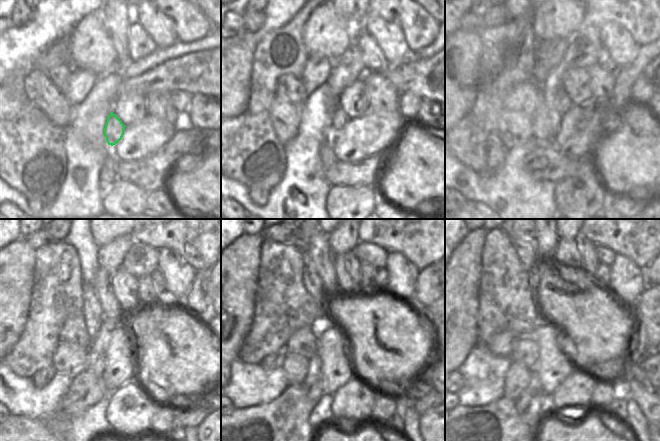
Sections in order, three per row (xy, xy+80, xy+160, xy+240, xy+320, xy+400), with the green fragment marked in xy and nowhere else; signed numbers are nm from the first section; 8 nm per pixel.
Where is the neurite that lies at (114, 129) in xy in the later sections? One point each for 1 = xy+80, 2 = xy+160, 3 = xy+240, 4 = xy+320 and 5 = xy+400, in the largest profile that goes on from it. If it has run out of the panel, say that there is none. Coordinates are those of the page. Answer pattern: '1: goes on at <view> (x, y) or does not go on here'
1: goes on at xy+80 (338, 119)
2: goes on at xy+160 (563, 102)
3: goes on at xy+240 (108, 303)
4: goes on at xy+320 (319, 251)
5: goes on at xy+400 (546, 239)

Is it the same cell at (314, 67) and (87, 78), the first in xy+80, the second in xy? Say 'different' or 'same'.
same

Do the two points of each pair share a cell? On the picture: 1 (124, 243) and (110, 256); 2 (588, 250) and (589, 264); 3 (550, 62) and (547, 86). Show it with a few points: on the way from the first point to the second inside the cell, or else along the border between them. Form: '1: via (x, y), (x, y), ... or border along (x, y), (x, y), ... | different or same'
1: via (121, 245), (113, 253) | same
2: via (588, 253), (589, 261) | same
3: border along (562, 52), (557, 64), (544, 78) | different

